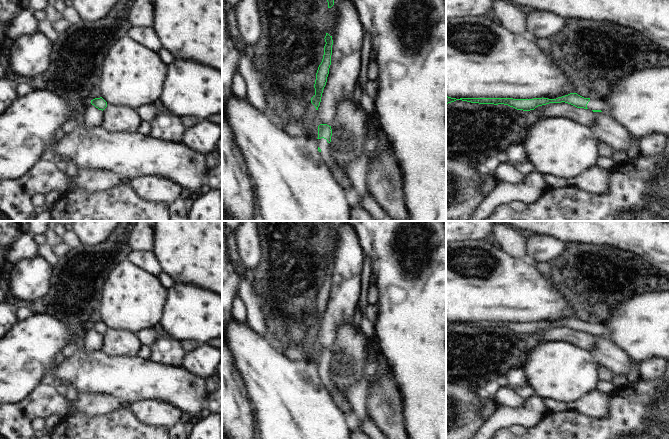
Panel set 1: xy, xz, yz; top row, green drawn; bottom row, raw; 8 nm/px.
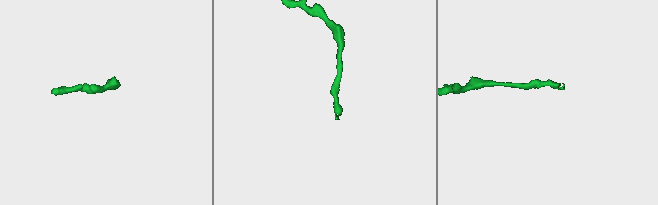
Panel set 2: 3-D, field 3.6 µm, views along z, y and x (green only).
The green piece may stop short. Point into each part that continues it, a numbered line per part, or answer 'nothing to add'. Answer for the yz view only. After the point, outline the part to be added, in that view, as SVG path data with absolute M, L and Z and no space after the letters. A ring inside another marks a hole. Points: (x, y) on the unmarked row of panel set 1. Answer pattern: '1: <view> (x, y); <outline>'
1: yz (594, 328); M595 321L590 322L590 325L587 328L587 332L589 334L607 334L608 330L605 328L603 324L598 324Z

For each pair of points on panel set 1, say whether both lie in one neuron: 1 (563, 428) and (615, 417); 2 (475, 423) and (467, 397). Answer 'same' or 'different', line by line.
1: same
2: same

